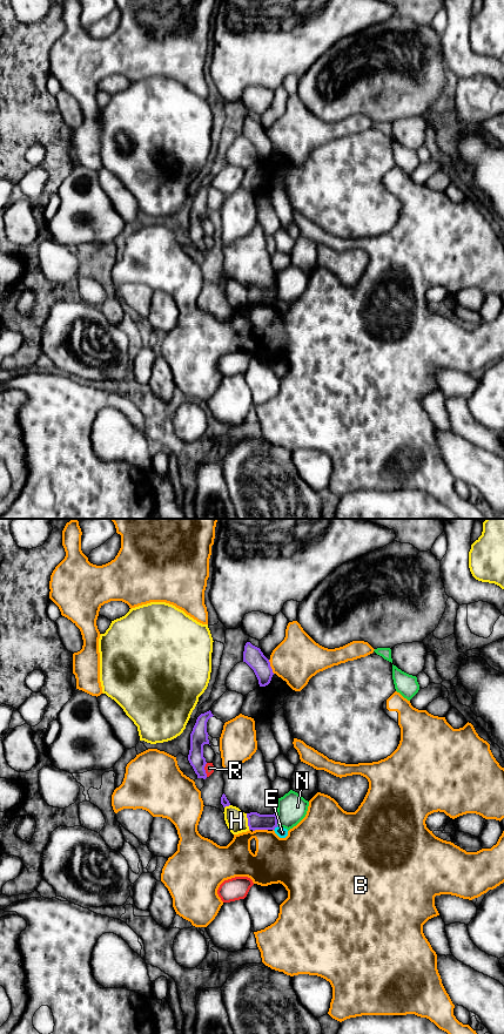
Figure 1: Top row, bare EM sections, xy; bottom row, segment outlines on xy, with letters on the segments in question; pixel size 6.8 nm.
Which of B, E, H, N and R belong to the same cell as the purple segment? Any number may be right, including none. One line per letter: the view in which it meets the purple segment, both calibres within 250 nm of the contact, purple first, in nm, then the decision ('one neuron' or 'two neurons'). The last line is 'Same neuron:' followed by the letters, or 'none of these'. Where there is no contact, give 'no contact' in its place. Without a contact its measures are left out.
B: meets purple in xy; 110 nm thick on the purple side, 300 nm on the other; two neurons
E: meets purple in xy; 110 nm thick on the purple side, 70 nm on the other; two neurons
H: meets purple in xy; 110 nm thick on the purple side, 150 nm on the other; two neurons
N: meets purple in xy; 110 nm thick on the purple side, 200 nm on the other; two neurons
R: meets purple in xy; 120 nm thick on the purple side, 70 nm on the other; two neurons
Same neuron: none of these

